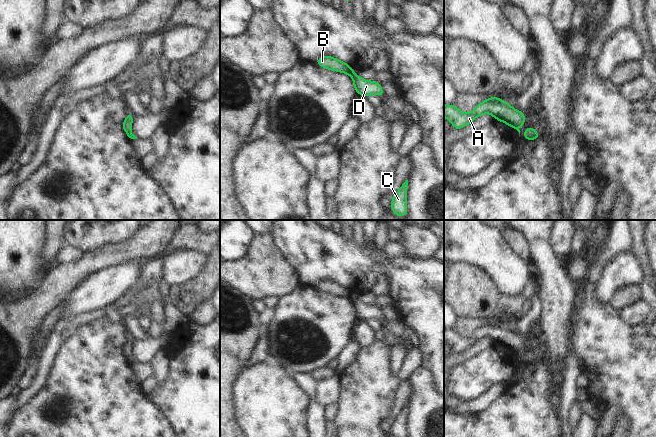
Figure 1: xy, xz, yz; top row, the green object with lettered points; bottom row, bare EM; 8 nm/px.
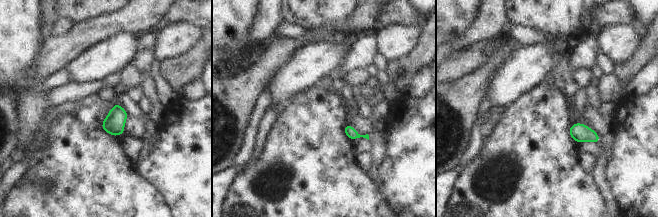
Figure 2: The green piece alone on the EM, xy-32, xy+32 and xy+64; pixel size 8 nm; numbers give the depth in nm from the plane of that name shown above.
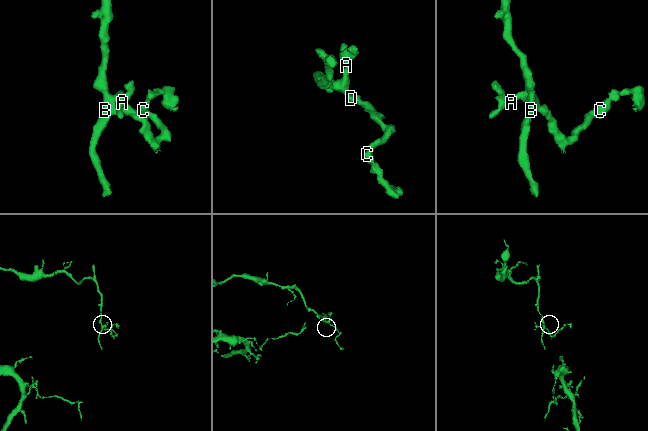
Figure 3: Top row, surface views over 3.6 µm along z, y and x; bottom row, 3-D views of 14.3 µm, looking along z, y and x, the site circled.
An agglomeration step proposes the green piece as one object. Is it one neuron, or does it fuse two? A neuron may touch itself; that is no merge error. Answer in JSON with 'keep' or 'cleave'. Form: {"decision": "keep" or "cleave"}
{"decision": "cleave"}

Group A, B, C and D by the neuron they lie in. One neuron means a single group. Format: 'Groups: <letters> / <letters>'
Groups: A B / C D

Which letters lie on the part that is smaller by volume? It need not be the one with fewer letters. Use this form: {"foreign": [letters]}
{"foreign": ["C", "D"]}

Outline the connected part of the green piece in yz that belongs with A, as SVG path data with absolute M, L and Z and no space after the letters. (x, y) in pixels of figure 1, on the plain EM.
M491 321L476 329L472 337L462 337L455 328L444 329L444 340L452 347L454 354L461 353L471 348L476 341L491 337L494 343L502 345L516 353L519 358L519 351L525 347L525 337L515 334L510 327L498 321Z

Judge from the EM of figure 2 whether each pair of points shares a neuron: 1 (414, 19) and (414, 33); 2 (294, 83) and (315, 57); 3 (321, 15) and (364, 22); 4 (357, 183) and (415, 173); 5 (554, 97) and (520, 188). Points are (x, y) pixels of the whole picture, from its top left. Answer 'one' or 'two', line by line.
1: two
2: one
3: two
4: two
5: one

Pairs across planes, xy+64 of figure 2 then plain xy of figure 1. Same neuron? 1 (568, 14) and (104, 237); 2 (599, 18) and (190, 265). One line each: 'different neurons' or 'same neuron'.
1: same neuron
2: different neurons

